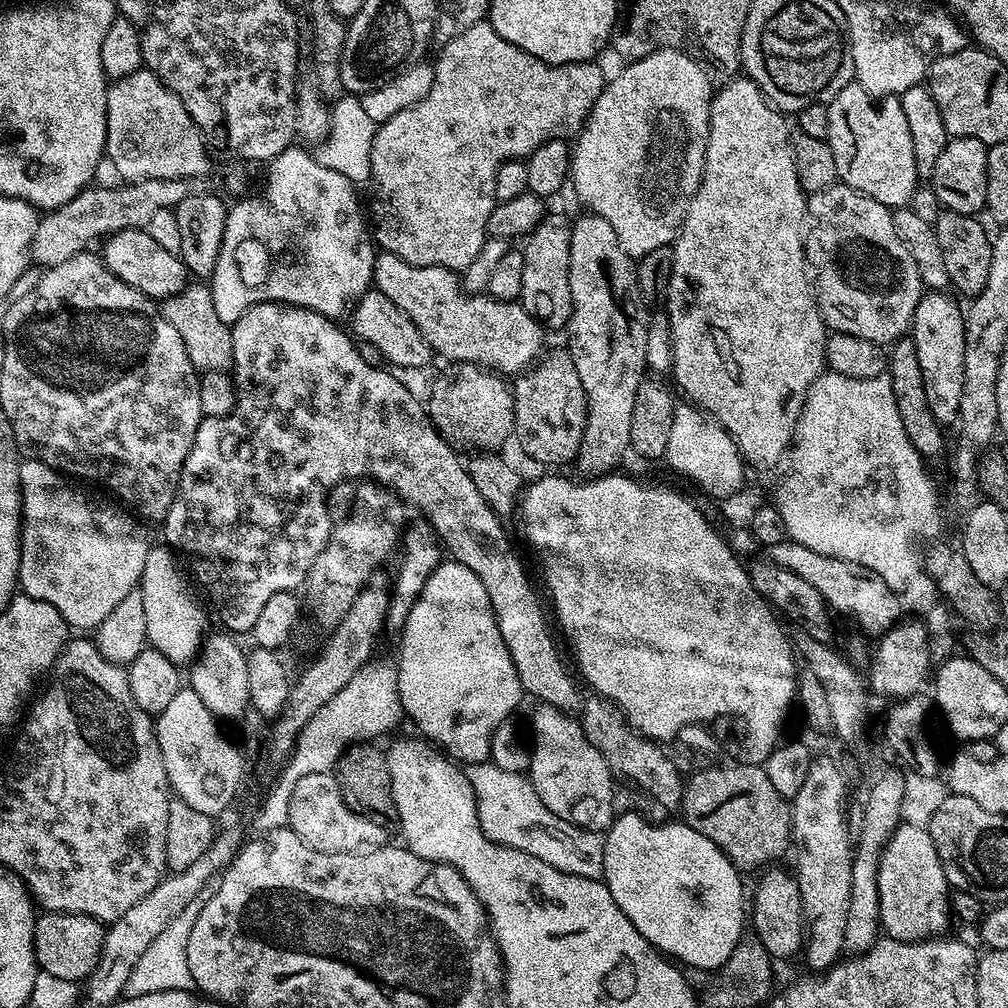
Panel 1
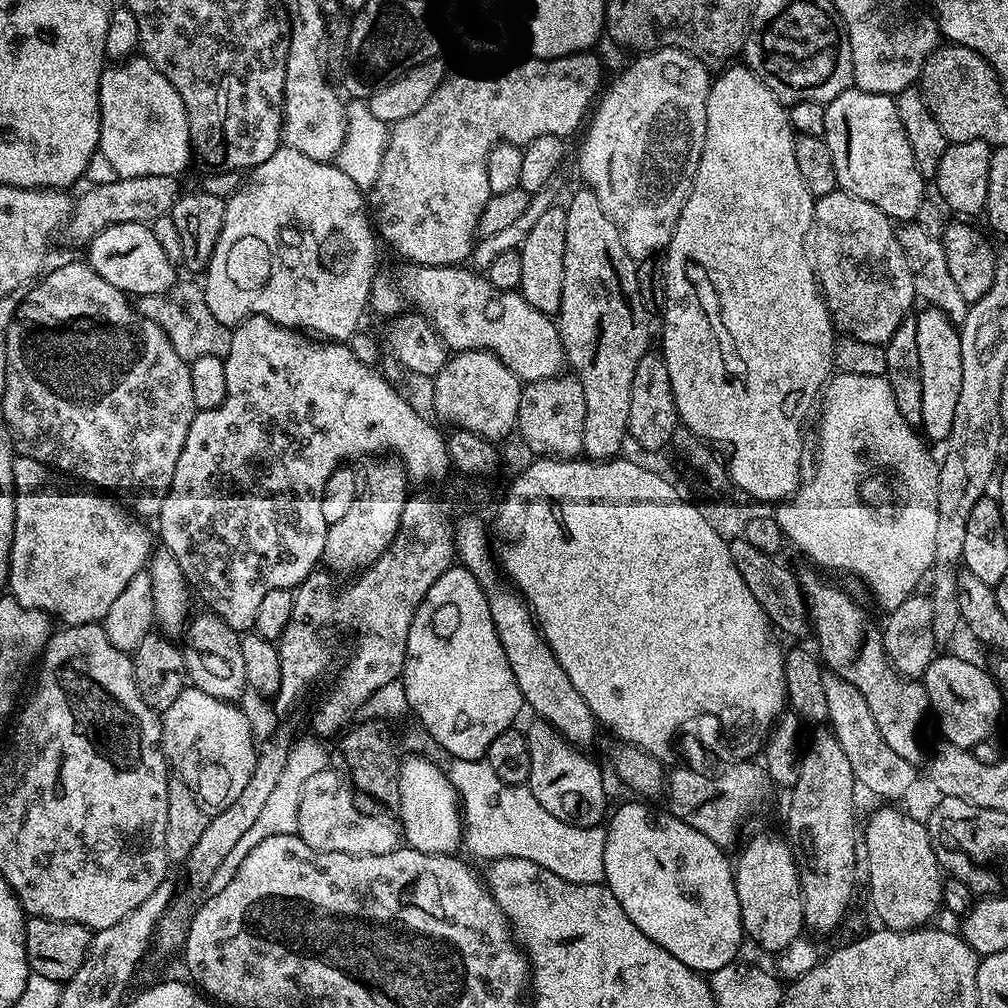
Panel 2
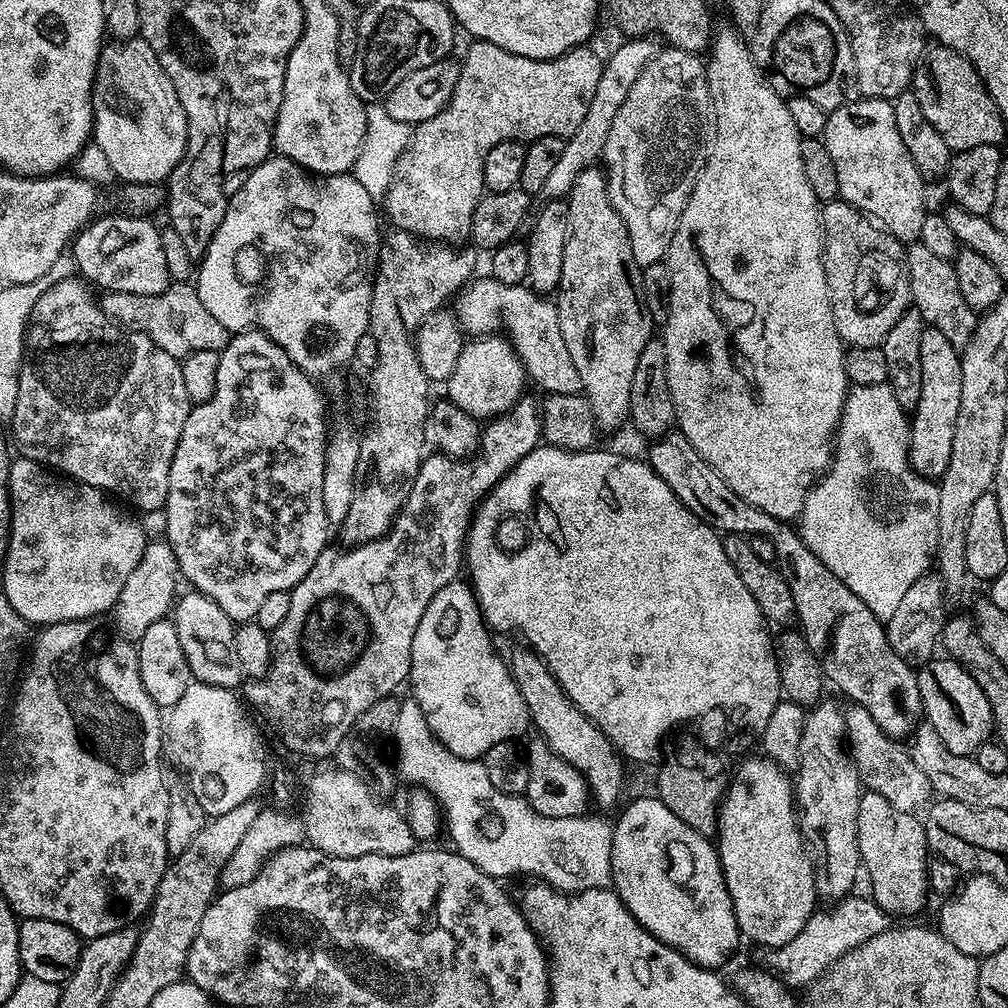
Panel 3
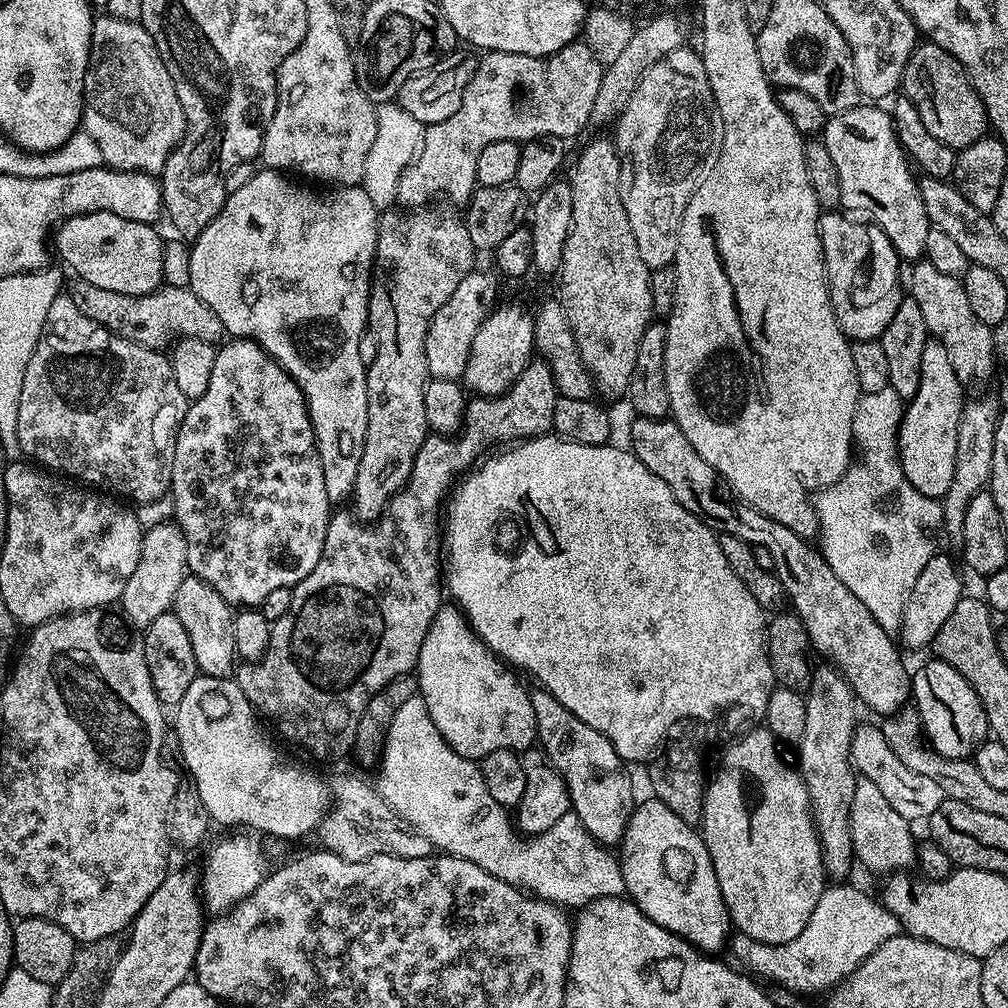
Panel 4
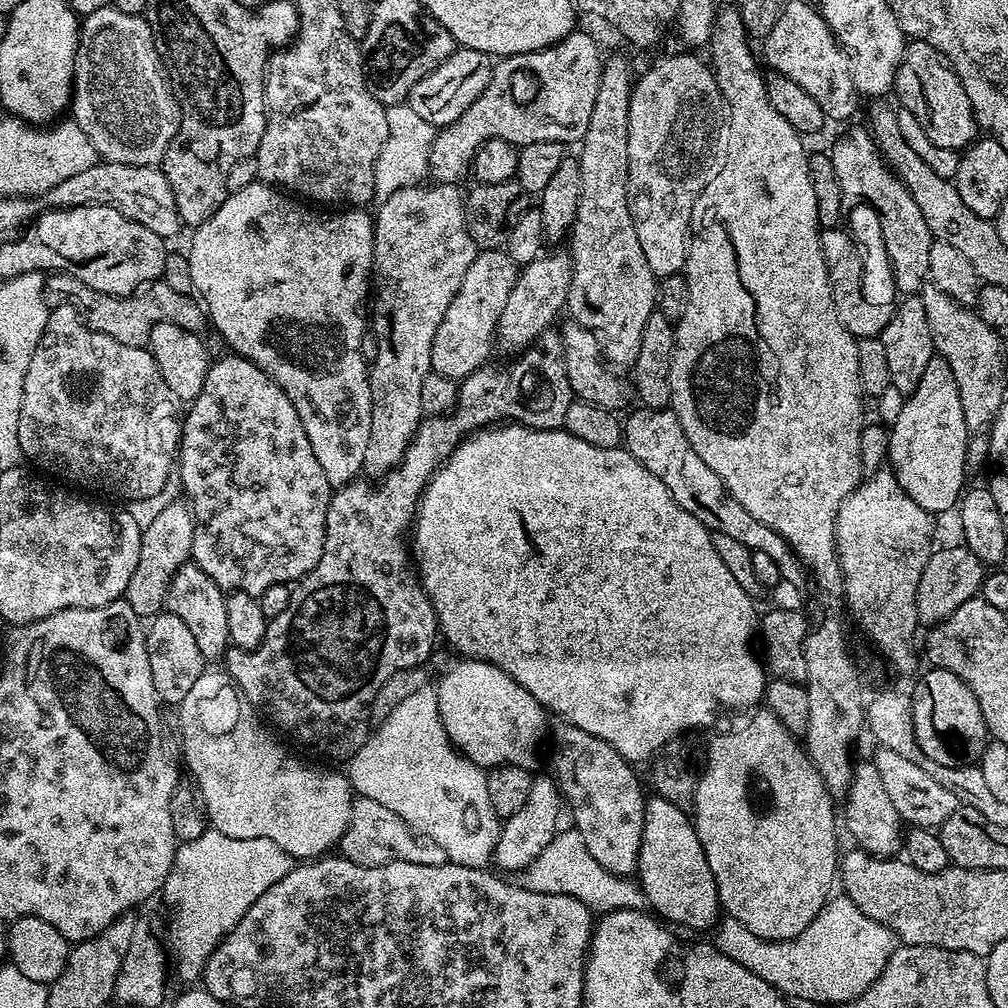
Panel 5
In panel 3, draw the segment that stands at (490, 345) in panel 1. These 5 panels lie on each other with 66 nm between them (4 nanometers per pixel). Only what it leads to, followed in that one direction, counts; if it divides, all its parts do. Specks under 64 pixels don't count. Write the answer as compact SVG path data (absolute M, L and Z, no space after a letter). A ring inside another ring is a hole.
M491 275L473 278L468 281L454 296L454 315L460 323L461 329L469 337L487 336L489 334L503 334L511 340L512 347L516 349L518 358L522 362L527 379L532 380L540 388L545 388L545 393L557 396L558 394L581 395L578 369L570 358L570 350L566 350L566 338L562 338L562 326L558 326L558 310L555 303L547 295L533 292L524 284L507 284L492 279Z

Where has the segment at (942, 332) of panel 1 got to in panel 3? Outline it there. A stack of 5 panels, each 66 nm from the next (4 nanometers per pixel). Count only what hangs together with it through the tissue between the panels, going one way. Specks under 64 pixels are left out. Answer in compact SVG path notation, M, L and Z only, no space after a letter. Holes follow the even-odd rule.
M925 327L922 334L922 398L910 412L908 461L912 469L927 480L935 481L950 466L950 446L954 446L954 422L958 422L958 402L962 402L961 353L942 334Z

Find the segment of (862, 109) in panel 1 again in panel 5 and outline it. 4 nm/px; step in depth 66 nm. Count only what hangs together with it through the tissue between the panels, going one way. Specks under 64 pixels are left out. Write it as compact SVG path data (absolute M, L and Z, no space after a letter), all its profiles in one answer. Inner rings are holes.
M860 126L842 133L836 145L830 148L830 155L845 201L869 204L877 211L897 293L919 293L929 279L929 253L934 237L926 226L926 218L922 218L922 210L918 210L918 202L910 198L910 190L902 186L899 178L884 163L867 127Z

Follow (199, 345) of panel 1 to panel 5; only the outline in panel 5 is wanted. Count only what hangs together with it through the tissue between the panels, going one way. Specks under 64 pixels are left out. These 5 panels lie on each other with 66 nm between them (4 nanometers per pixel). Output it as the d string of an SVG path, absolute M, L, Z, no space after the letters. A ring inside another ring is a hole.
M57 271L45 279L44 297L52 306L69 304L92 331L101 332L126 346L135 348L147 345L150 330L159 320L174 322L174 326L182 326L191 332L200 332L203 324L206 324L205 309L191 295L178 293L163 282L145 284L143 288L136 289L129 296L111 296L86 286L69 272Z

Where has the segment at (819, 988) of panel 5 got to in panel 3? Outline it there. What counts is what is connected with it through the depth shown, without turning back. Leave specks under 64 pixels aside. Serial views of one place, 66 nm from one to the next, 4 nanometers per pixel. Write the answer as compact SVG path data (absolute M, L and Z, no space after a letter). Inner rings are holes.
M849 894L844 899L835 901L831 906L825 907L828 908L825 912L823 910L813 912L812 917L806 922L806 926L802 926L802 930L798 934L794 934L794 938L790 938L790 942L786 942L786 946L767 949L763 953L765 960L763 963L768 971L774 973L787 988L793 990L807 989L809 984L815 982L829 968L832 968L834 962L838 962L838 958L850 954L850 950L862 946L862 942L870 942L870 938L874 938L876 934L882 934L890 927L889 917L879 908L875 900L867 895L864 895L865 897L856 895Z

